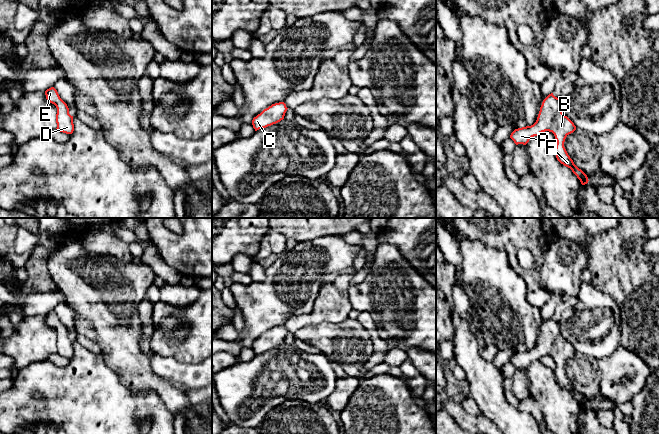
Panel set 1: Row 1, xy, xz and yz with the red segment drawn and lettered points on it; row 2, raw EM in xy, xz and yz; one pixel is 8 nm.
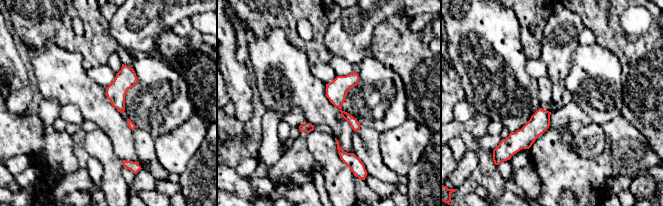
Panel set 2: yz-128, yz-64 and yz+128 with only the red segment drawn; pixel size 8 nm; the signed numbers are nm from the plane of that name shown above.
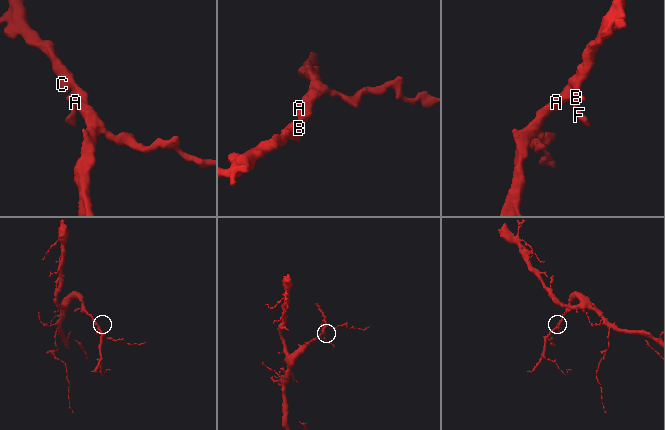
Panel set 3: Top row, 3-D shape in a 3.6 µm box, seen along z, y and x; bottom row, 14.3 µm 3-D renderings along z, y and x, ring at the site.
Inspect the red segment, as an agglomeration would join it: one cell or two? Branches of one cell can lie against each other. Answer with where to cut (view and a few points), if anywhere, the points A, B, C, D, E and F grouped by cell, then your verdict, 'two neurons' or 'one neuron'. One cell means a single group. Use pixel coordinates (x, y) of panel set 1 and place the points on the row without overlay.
cut none; groups A B C D E F; one neuron

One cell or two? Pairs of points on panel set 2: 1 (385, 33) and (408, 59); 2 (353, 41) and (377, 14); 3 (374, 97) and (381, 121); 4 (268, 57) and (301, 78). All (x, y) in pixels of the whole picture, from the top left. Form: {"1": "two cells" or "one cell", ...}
{"1": "one cell", "2": "one cell", "3": "one cell", "4": "one cell"}

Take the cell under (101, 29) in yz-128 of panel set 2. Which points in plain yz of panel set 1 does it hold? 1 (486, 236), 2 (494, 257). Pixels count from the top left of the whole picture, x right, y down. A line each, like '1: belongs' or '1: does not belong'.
1: belongs
2: does not belong

